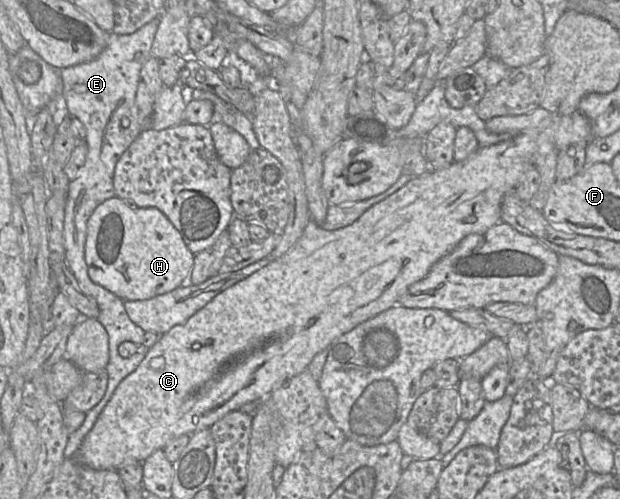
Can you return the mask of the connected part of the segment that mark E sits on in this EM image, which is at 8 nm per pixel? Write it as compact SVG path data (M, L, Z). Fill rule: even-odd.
M160 17L153 19L129 35L117 35L111 32L107 46L96 58L60 69L63 108L66 113L77 117L85 126L87 145L85 163L77 176L69 182L65 196L63 228L65 262L74 274L81 292L96 301L99 308L97 320L104 326L109 337L109 362L106 367L107 390L102 400L86 412L83 424L69 434L64 450L66 458L76 455L84 437L93 427L118 384L139 366L149 349L141 345L145 331L129 318L124 300L90 279L85 261L85 241L90 215L99 204L115 196L113 174L117 161L143 131L130 126L130 114L135 102L140 71L150 58L159 22ZM125 341L138 345L138 351L129 358L123 358L118 353L118 346Z

